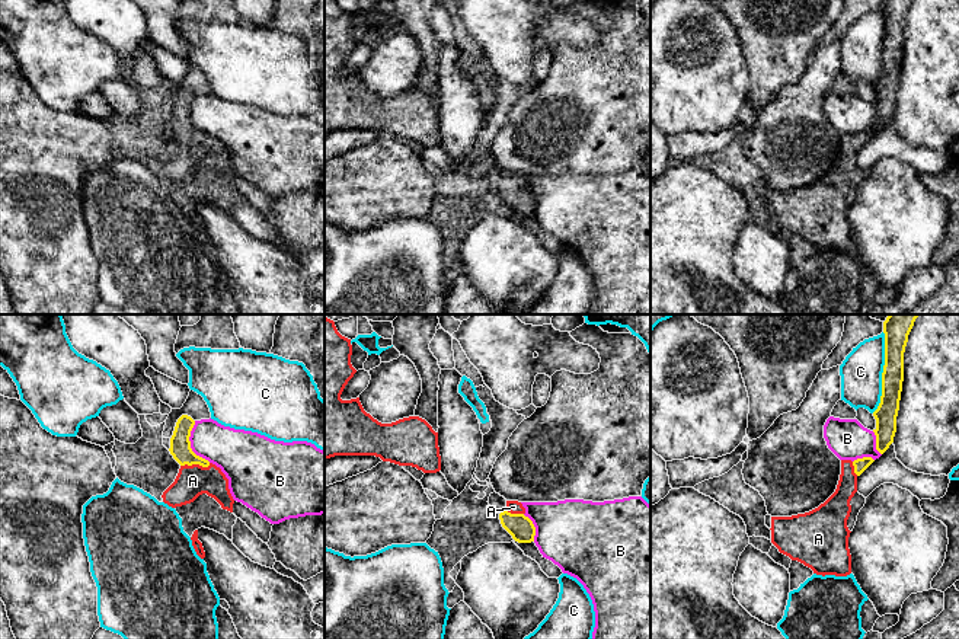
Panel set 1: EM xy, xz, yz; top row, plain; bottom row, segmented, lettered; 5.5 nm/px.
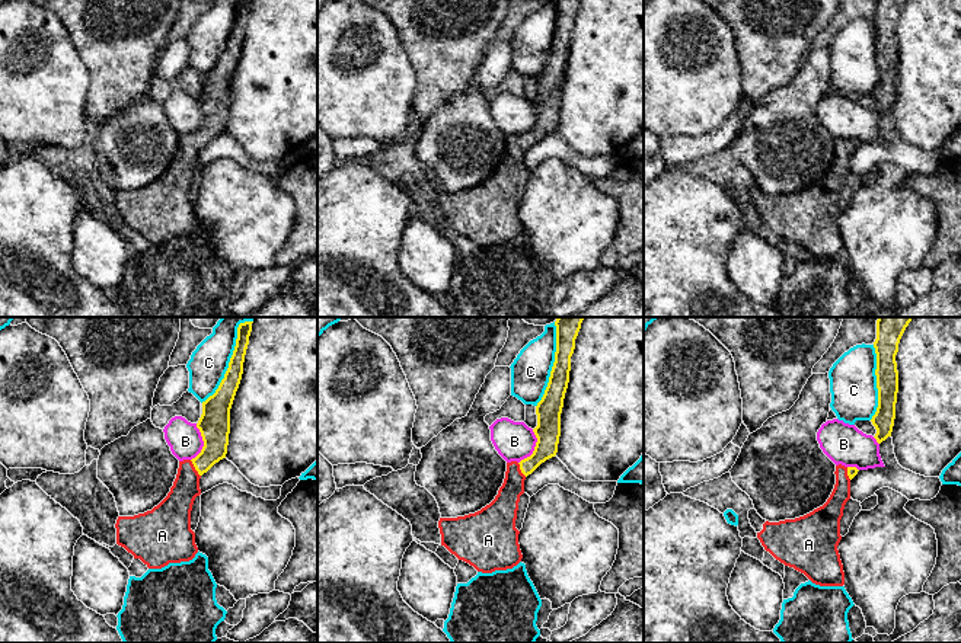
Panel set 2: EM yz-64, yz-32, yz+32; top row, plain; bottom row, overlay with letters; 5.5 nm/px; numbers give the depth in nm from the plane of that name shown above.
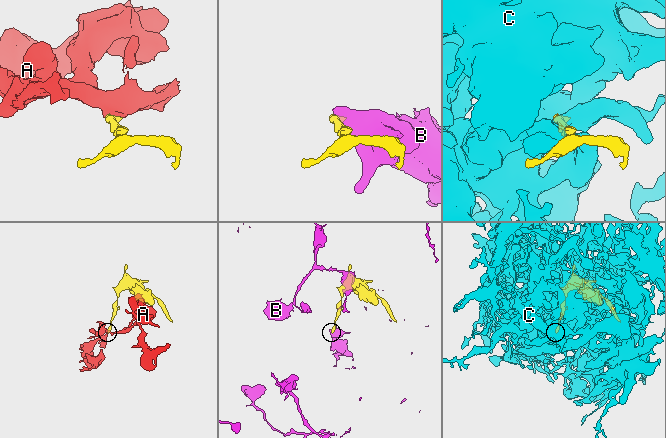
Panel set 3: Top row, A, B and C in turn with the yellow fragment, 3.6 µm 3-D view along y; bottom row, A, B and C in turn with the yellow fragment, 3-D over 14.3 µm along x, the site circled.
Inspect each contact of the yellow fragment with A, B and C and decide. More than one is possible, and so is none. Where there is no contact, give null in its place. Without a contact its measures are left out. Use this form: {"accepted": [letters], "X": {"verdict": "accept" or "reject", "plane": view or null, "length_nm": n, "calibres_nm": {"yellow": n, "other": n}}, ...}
{"accepted": ["A"], "A": {"verdict": "accept", "plane": "xy", "length_nm": 170, "calibres_nm": {"yellow": 120, "other": 180}}, "B": {"verdict": "reject", "plane": "xy", "length_nm": 240, "calibres_nm": {"yellow": 120, "other": 240}}, "C": {"verdict": "reject", "plane": "yz", "length_nm": 460, "calibres_nm": {"yellow": 130, "other": 220}}}

